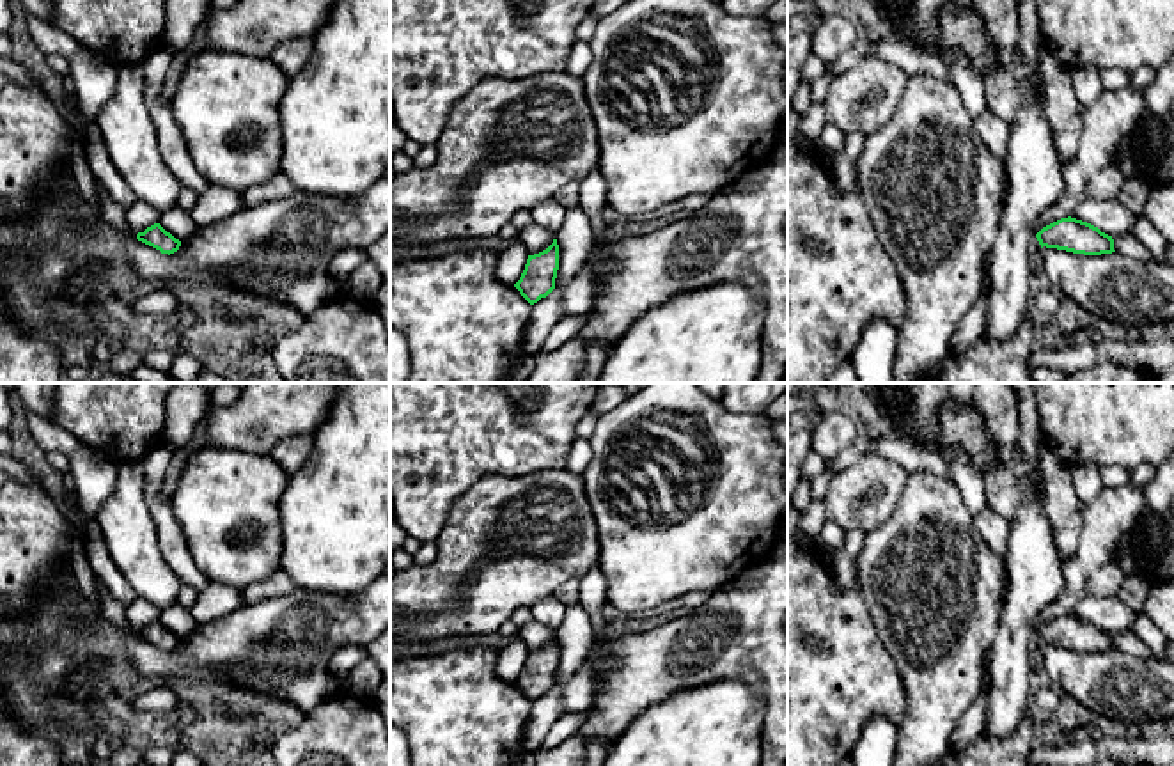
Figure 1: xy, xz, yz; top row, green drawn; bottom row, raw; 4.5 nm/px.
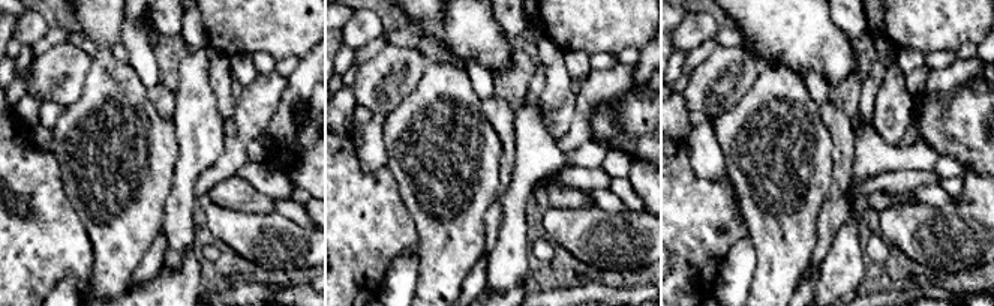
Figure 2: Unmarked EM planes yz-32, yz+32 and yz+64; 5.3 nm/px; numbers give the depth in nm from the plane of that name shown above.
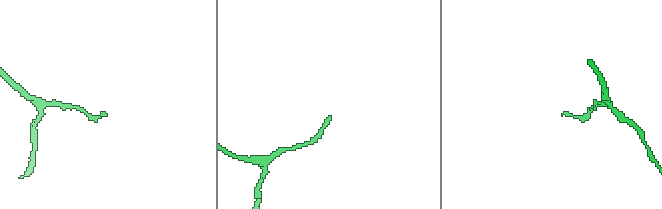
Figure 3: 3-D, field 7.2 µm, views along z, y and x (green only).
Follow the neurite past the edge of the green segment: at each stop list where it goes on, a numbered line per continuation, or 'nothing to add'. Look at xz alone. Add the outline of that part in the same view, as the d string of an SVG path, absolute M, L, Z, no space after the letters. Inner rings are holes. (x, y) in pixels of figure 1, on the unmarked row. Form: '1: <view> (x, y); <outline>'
nothing to add

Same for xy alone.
nothing to add

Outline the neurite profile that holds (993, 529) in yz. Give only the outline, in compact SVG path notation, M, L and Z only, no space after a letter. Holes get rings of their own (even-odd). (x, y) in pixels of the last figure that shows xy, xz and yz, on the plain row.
M984 507L974 520L991 551L1006 559L1009 523L990 507Z

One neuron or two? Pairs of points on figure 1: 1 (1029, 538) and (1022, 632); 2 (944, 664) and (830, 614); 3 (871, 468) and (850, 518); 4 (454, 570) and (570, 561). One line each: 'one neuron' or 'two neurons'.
1: one neuron
2: two neurons
3: one neuron
4: one neuron

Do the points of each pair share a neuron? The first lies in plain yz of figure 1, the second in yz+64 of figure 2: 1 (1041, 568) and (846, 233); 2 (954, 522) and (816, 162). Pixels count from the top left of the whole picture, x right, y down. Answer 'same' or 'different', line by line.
1: same
2: same

